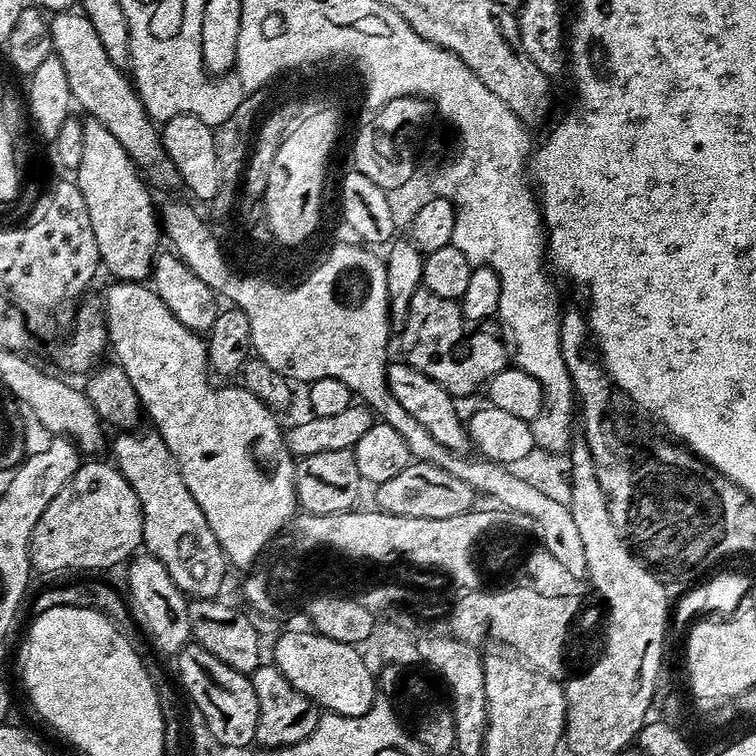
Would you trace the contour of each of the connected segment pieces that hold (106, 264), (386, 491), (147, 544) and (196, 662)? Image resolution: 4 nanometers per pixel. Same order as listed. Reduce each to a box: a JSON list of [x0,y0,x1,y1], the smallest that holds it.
[[74,118,162,282],[375,462,474,518],[112,430,230,600],[174,642,258,749]]

